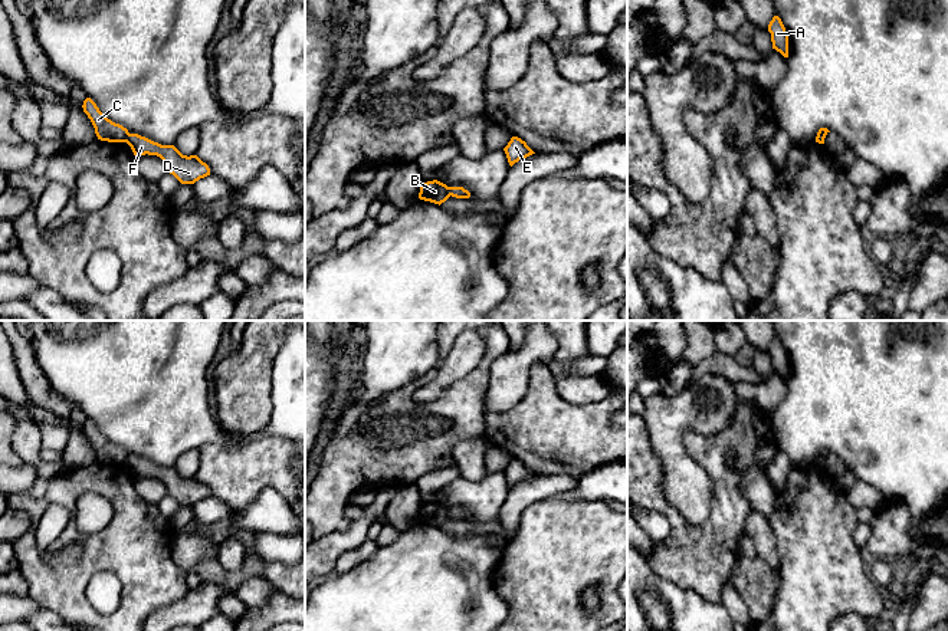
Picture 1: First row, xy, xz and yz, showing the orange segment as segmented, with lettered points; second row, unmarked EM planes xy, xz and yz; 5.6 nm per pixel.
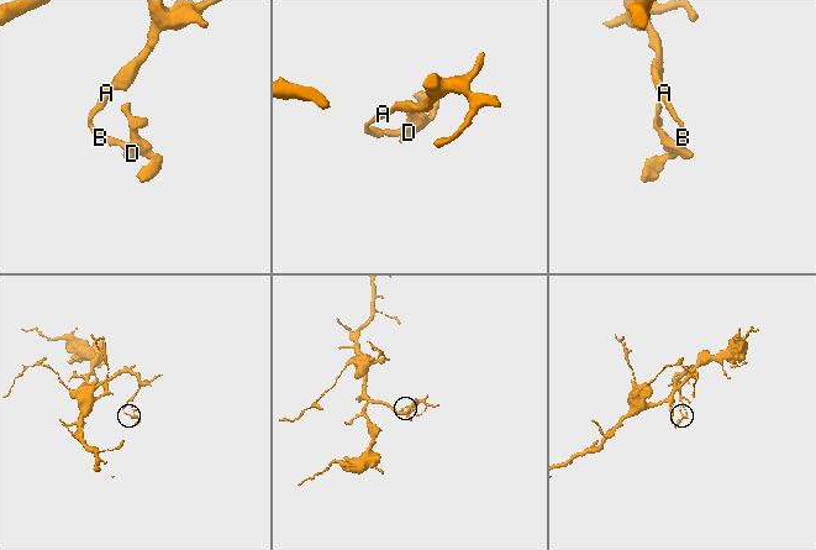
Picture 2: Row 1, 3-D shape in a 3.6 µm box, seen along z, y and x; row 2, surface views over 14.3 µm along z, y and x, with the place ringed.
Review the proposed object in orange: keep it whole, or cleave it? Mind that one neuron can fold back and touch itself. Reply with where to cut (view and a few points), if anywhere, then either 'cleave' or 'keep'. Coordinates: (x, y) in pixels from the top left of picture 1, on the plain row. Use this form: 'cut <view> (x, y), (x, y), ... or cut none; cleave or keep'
cut xy (130, 456), (124, 463); cleave

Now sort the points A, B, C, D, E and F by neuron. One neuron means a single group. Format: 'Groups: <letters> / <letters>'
Groups: A B C / D E F

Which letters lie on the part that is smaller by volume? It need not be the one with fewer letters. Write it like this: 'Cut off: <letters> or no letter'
Cut off: D, E, F

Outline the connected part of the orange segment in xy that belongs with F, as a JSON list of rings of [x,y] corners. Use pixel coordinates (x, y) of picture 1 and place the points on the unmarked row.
[[[129,456],[125,464],[135,479],[157,477],[181,506],[194,506],[200,500],[210,497],[210,490],[197,477],[183,477],[174,467],[161,467],[138,456]]]

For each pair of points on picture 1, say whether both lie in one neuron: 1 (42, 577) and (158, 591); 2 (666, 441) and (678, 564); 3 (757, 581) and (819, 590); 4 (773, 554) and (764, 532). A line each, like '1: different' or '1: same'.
1: same
2: different
3: different
4: same

